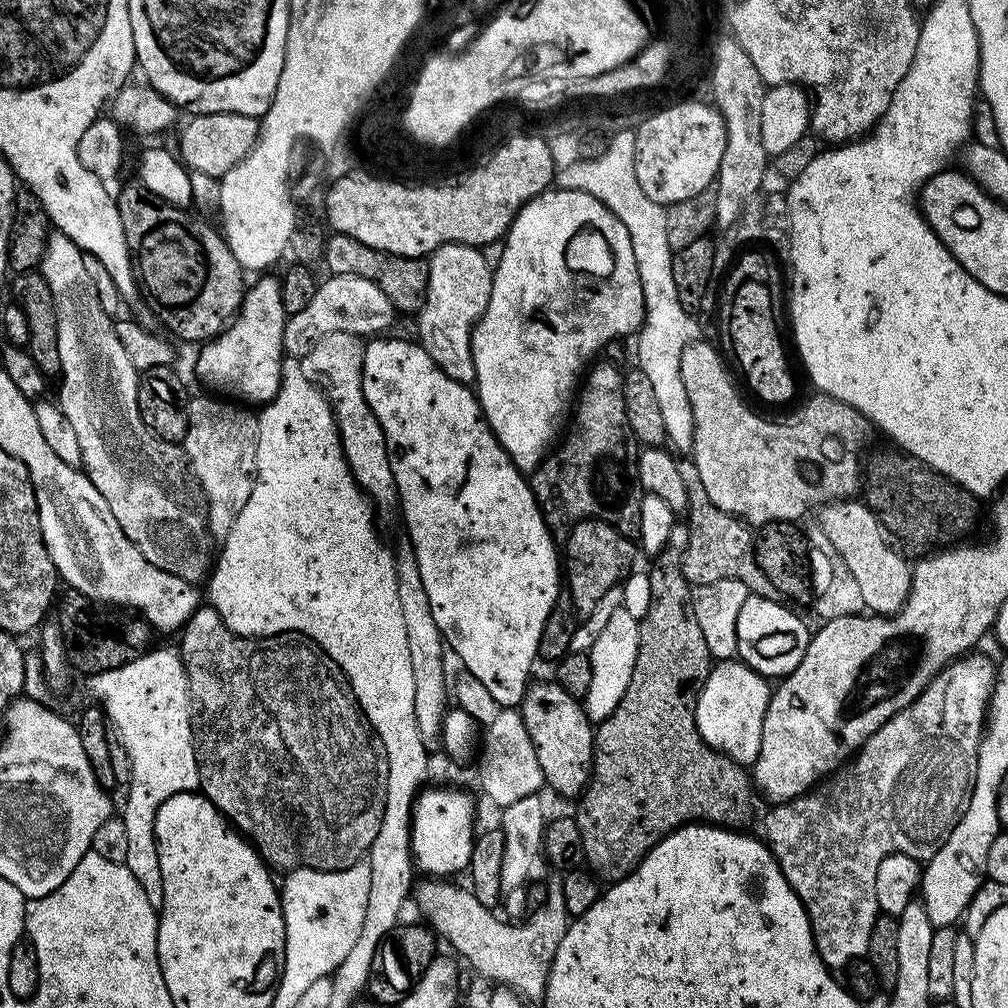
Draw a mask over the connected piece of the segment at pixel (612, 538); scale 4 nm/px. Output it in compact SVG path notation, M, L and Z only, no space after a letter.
M583 520L574 525L562 544L562 572L566 577L566 592L572 595L570 603L581 617L589 616L594 606L602 602L606 590L617 587L629 575L635 552L638 552L637 545L606 520Z

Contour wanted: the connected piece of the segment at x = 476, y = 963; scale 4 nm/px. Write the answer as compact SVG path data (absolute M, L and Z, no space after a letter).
M428 878L425 881L425 884L415 885L414 900L416 896L416 904L420 907L421 914L425 916L421 917L431 925L437 937L441 941L449 940L468 959L469 966L478 975L493 980L493 985L504 985L512 989L525 1002L543 1001L546 982L552 969L552 959L570 923L563 891L559 887L549 887L546 902L538 911L520 922L525 924L520 924L517 928L492 928L493 909L482 906L482 902L478 902L478 898L474 898L474 894L467 887L459 888L458 885L452 884L456 882L449 882L444 878Z

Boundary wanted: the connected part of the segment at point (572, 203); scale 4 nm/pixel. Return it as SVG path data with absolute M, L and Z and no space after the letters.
M563 186L558 190L543 192L528 204L525 204L520 212L512 220L512 226L504 240L504 253L502 260L496 269L493 269L490 302L487 308L476 322L472 330L472 357L474 358L474 370L476 382L474 391L479 399L480 407L484 409L484 419L492 427L492 433L496 441L504 448L505 454L512 459L512 465L520 469L521 473L531 474L536 471L549 451L552 439L556 436L556 427L560 424L560 415L564 407L573 399L578 385L582 380L582 373L589 367L591 358L595 352L599 353L604 344L611 340L628 338L628 335L640 331L644 322L644 299L642 298L642 282L638 278L638 266L634 258L634 246L630 242L630 234L626 226L610 211L598 198L594 198L585 192L579 192L573 188Z

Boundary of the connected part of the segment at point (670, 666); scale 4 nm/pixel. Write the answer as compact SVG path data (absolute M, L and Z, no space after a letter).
M684 526L673 528L668 547L660 551L656 564L650 568L648 577L650 578L650 610L640 621L640 645L638 654L634 662L634 674L630 674L630 686L626 686L626 694L622 694L622 702L606 719L599 721L594 728L594 739L592 741L592 778L588 781L588 787L584 789L579 797L580 809L574 812L574 819L578 830L582 834L582 846L584 847L584 864L590 869L593 876L604 882L615 882L624 880L641 862L648 857L648 852L659 840L666 839L677 828L685 827L693 822L710 824L721 828L731 828L733 830L743 829L743 824L748 824L752 820L752 792L754 796L754 781L749 769L745 765L739 764L737 760L732 760L728 756L723 756L721 752L716 752L698 734L696 725L696 696L702 690L706 682L708 672L714 663L710 650L706 650L706 638L702 638L702 630L698 626L698 618L694 618L694 606L692 605L692 588L687 578L682 574L680 565L684 563L684 551L688 545L688 529Z

